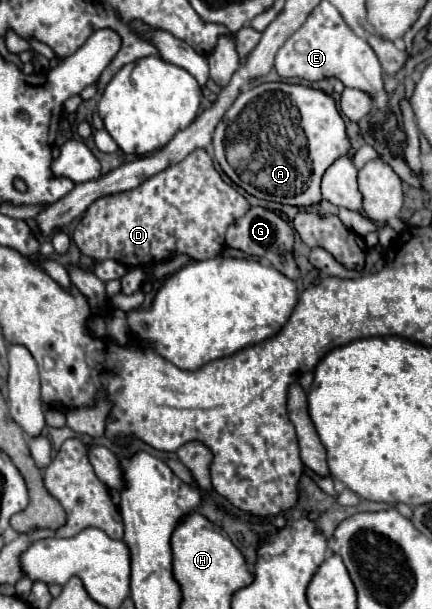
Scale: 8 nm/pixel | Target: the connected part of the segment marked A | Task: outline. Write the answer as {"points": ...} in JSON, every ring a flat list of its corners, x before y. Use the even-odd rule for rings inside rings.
{"points":[[261,83,243,91,223,115,213,133,213,153,225,175,253,197,307,207,321,201,321,177,335,159,349,153,349,139,335,101,323,91,289,83]]}

